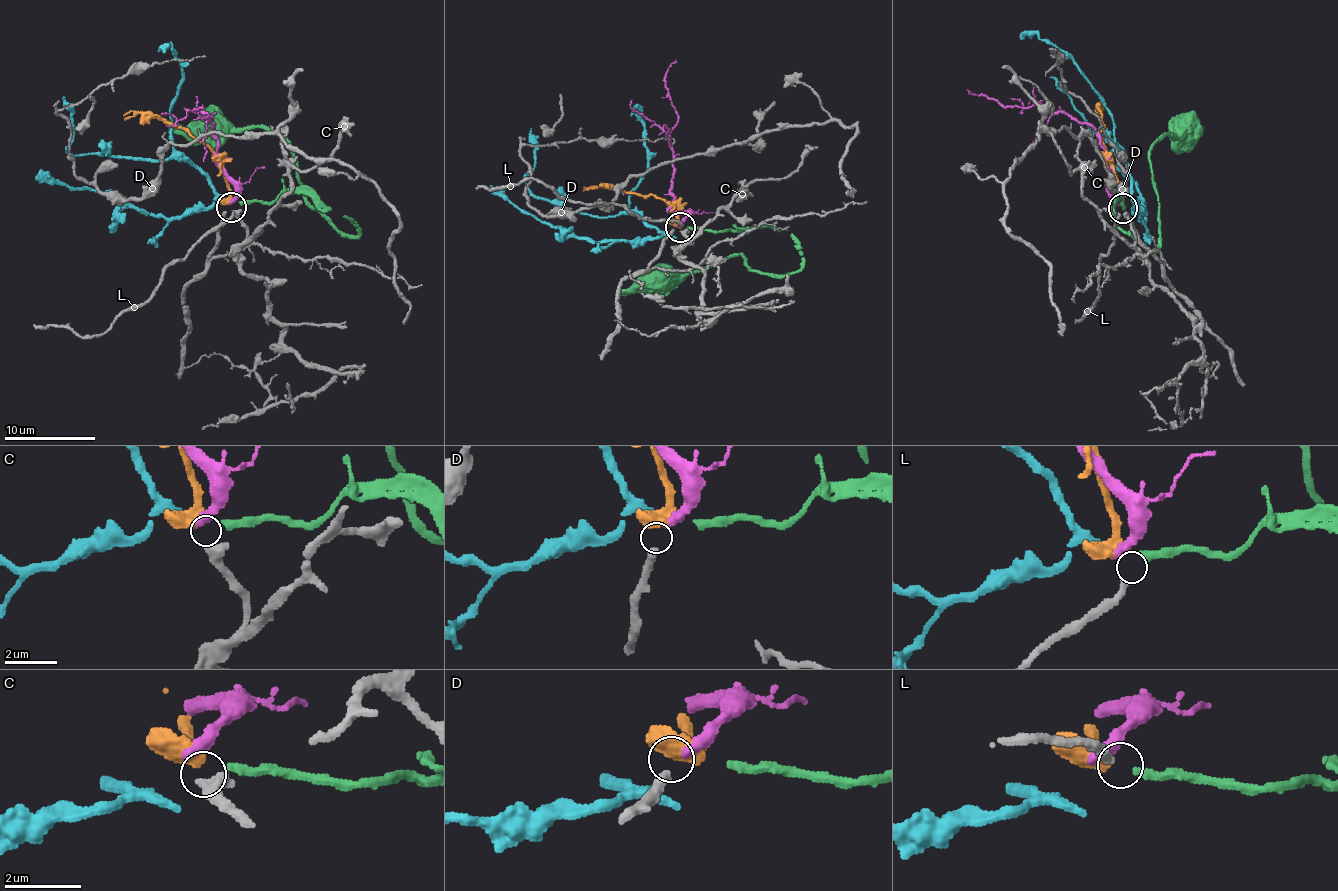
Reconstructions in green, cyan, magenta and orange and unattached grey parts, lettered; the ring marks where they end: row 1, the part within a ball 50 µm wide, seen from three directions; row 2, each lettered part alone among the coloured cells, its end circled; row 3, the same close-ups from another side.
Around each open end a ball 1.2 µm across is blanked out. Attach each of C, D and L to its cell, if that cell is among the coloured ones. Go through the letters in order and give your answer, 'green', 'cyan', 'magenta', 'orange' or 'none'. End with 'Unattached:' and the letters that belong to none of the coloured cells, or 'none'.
C: orange
D: magenta
L: green
Unattached: none

